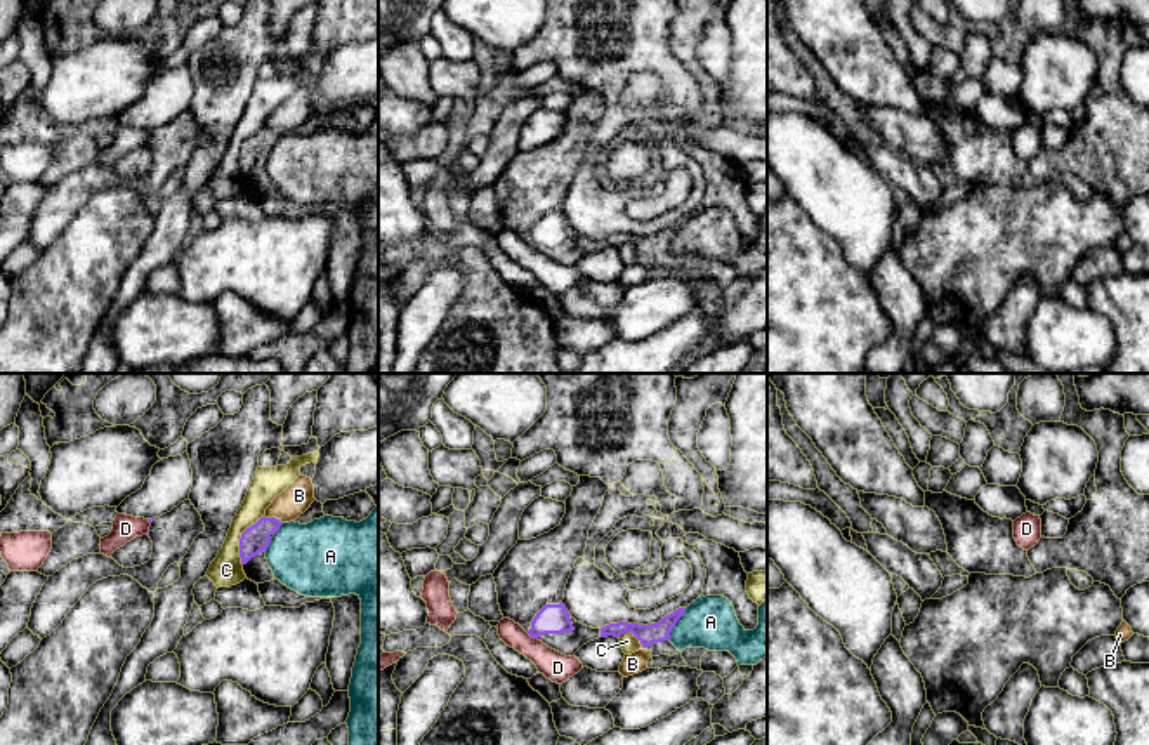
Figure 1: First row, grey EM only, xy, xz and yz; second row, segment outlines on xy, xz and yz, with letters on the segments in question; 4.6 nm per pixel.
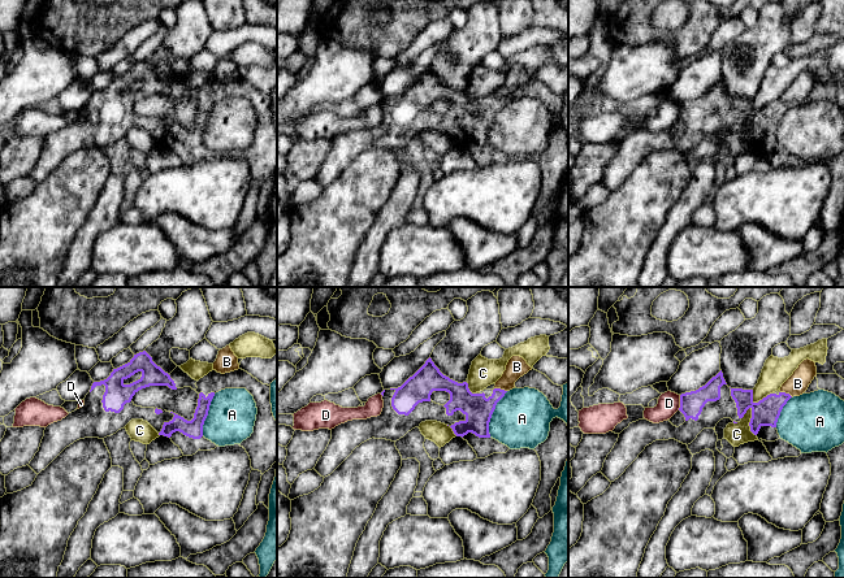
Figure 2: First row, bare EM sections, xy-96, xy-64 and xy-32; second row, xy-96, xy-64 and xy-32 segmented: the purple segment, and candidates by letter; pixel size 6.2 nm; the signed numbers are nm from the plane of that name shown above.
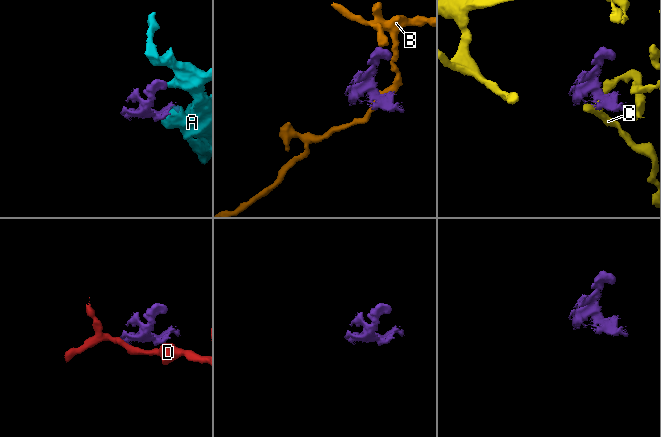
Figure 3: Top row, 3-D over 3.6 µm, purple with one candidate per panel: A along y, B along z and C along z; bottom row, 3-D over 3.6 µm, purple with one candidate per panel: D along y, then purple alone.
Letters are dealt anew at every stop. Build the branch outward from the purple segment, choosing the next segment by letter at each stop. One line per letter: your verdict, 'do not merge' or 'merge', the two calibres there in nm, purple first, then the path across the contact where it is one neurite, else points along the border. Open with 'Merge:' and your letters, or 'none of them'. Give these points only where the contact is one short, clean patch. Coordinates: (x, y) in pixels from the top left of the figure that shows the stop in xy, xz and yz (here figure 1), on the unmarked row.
Merge: none of them
A: do not merge; 100 nm thick on the purple side, 240 nm on the other; border along xz (686, 219), (667, 250)
B: do not merge; 130 nm thick on the purple side, 140 nm on the other
C: do not merge; 130 nm thick on the purple side, 150 nm on the other; border along xy (264, 127), (242, 145), (242, 176)
D: do not merge; 140 nm thick on the purple side, 140 nm on the other; border along xz (526, 243), (537, 250)

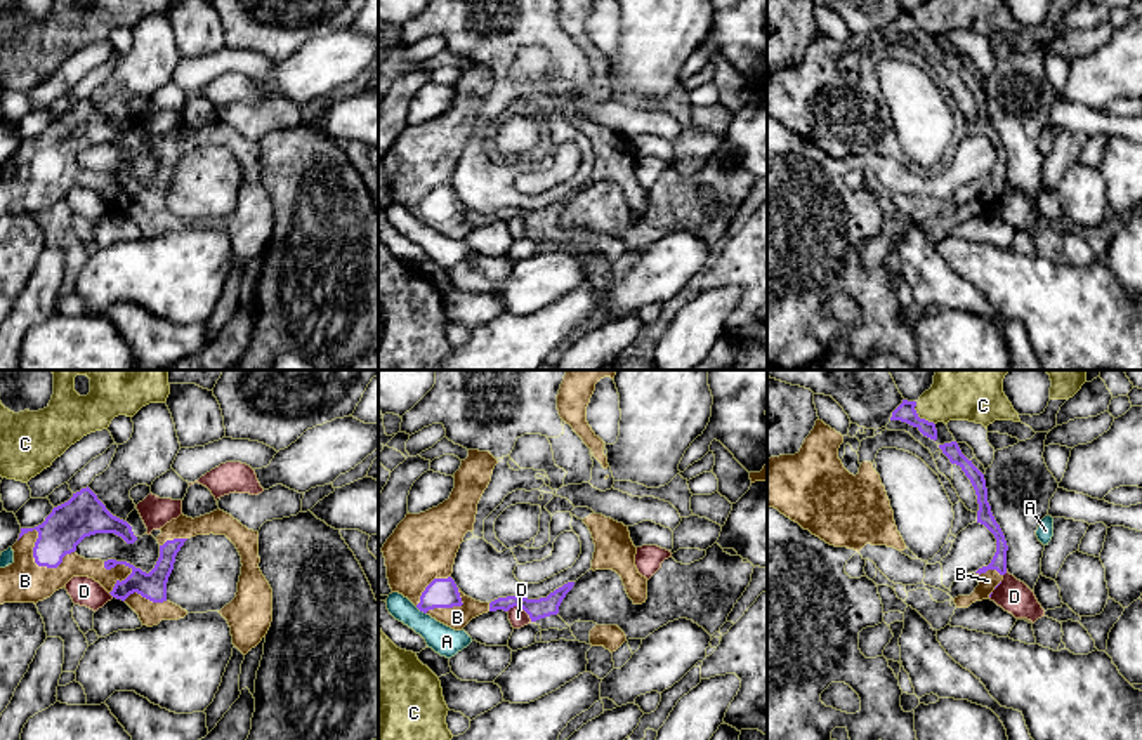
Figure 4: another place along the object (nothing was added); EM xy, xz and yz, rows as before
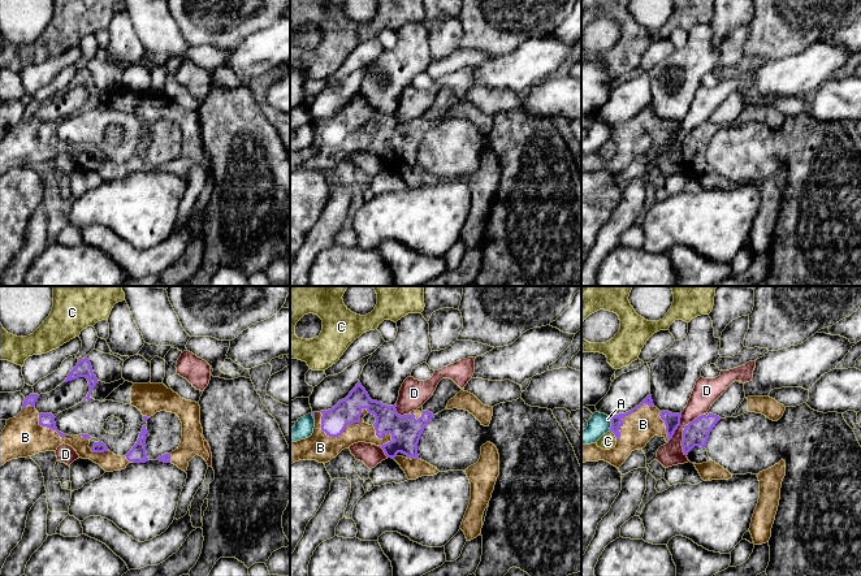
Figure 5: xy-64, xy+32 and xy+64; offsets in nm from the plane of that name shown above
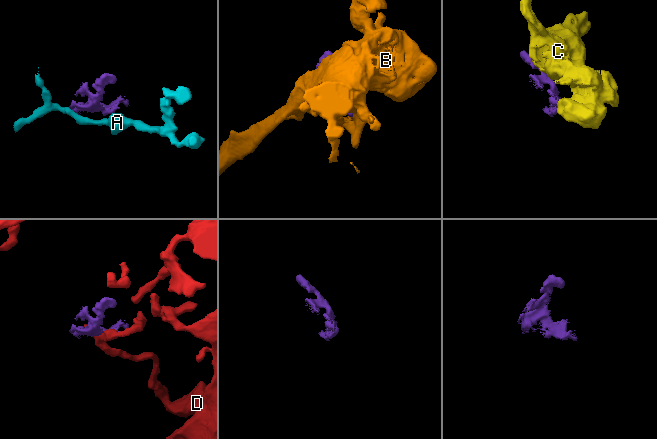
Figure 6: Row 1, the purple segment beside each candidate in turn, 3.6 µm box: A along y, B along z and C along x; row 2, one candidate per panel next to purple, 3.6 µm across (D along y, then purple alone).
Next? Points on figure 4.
Merge: B
A: do not merge; 140 nm thick on the purple side, 140 nm on the other; border along xz (415, 218), (426, 224)
B: merge; 190 nm thick on the purple side, 200 nm on the other
C: do not merge; 90 nm thick on the purple side, 160 nm on the other
D: do not merge; 100 nm thick on the purple side, 90 nm on the other; border along xz (507, 221), (519, 218), (531, 231)

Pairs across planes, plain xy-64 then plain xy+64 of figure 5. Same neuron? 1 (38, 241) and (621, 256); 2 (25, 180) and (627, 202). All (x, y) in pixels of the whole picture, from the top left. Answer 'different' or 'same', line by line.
1: different
2: different

